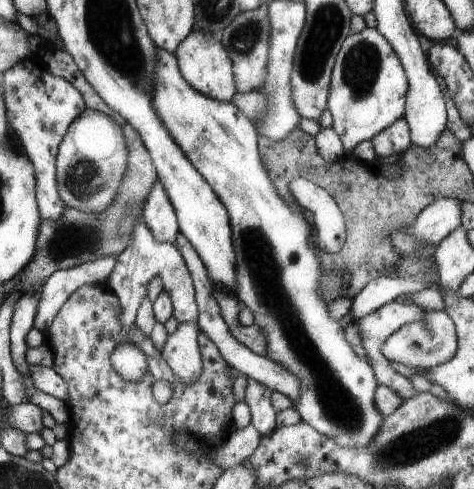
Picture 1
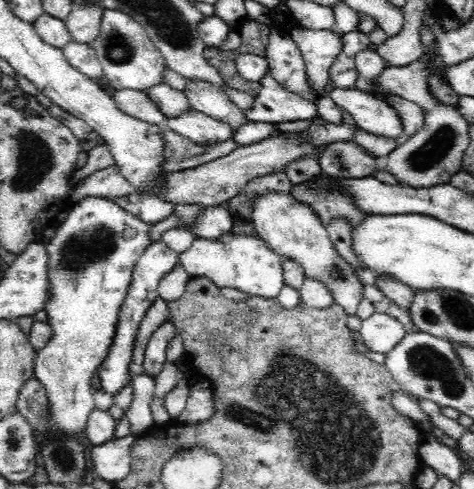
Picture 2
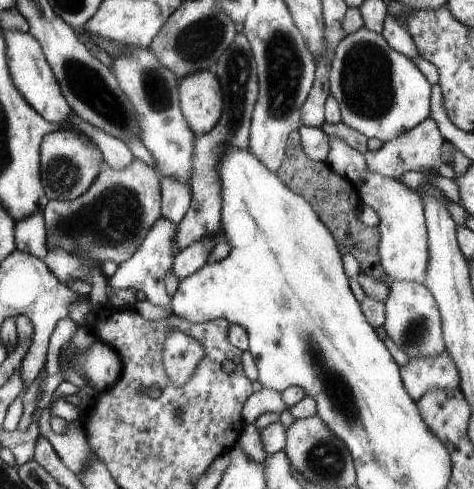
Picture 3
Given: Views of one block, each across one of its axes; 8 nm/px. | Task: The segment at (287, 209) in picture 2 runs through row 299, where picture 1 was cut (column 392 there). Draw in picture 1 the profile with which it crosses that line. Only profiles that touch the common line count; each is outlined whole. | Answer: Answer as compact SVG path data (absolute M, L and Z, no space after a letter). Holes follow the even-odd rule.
M423 310L413 322L399 326L381 346L381 354L391 364L403 364L415 370L427 370L449 362L457 352L457 330L445 310Z

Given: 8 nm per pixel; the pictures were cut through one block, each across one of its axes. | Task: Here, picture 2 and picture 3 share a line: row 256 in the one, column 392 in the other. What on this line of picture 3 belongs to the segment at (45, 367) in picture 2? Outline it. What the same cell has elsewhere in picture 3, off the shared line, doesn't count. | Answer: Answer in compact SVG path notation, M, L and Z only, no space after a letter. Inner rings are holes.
M367 28L347 34L337 44L329 70L329 88L339 102L341 122L361 132L367 140L377 138L385 144L429 118L431 84L427 78L411 58L393 50L381 34Z

